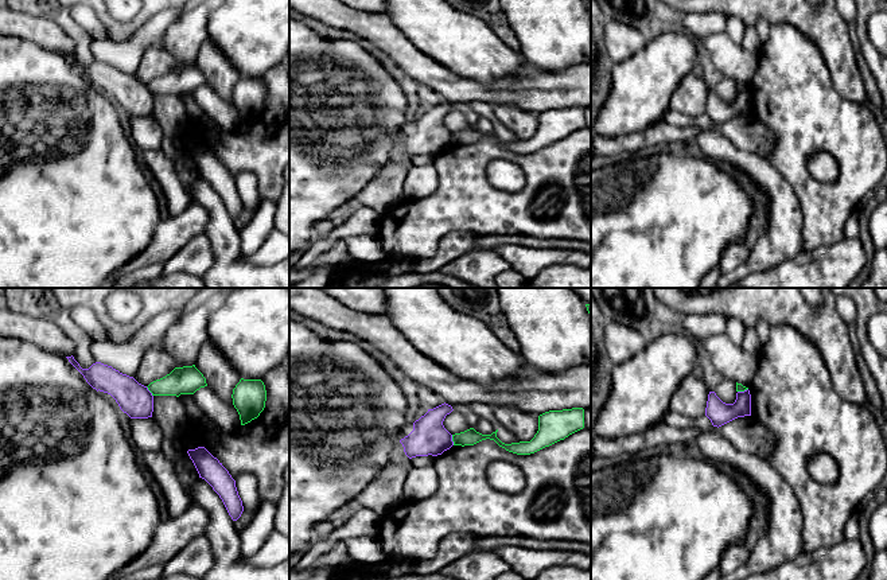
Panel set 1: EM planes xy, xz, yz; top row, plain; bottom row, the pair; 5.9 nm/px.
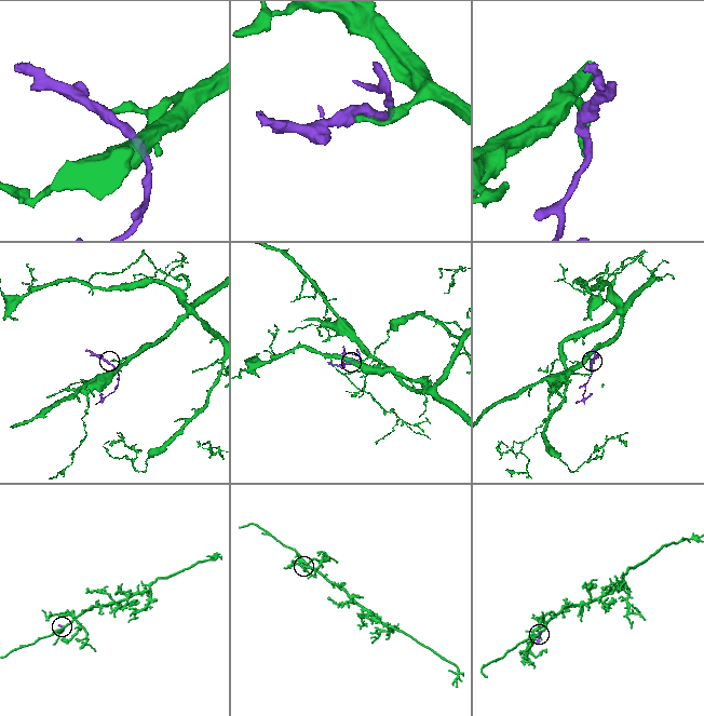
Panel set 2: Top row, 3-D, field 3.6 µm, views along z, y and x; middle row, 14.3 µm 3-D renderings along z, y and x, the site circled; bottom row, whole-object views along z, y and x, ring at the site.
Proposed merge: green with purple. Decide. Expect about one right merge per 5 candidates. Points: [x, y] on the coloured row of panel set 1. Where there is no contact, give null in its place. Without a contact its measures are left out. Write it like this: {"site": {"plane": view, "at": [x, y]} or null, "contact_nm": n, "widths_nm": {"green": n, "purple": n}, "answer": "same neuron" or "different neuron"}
{"site": {"plane": "xz", "at": [452, 440]}, "contact_nm": 70, "widths_nm": {"green": 100, "purple": 200}, "answer": "different neuron"}

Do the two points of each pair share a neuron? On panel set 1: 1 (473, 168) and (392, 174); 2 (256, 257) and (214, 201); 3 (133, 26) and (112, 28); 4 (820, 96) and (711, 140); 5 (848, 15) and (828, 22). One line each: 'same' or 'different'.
1: different
2: different
3: same
4: different
5: different

